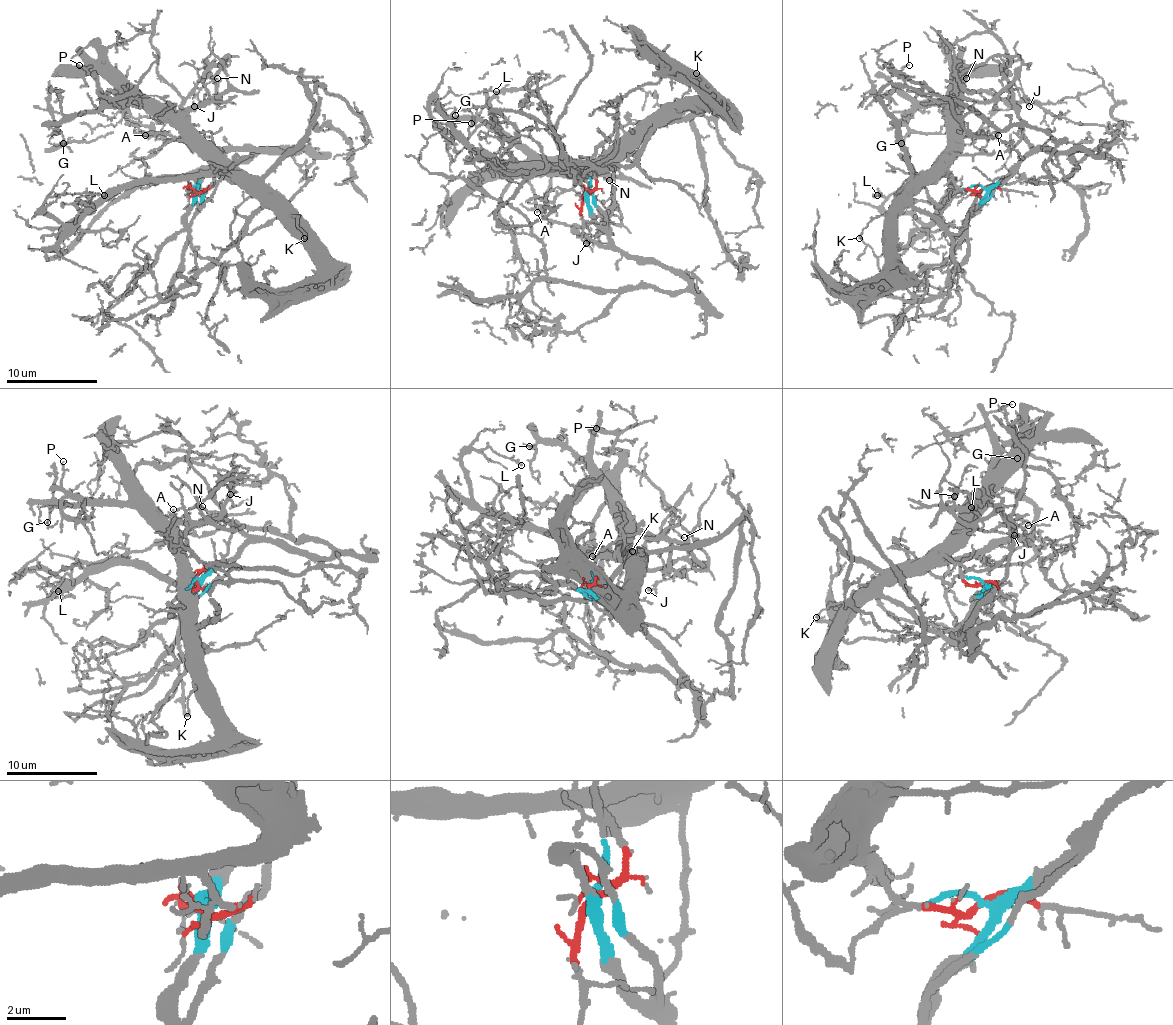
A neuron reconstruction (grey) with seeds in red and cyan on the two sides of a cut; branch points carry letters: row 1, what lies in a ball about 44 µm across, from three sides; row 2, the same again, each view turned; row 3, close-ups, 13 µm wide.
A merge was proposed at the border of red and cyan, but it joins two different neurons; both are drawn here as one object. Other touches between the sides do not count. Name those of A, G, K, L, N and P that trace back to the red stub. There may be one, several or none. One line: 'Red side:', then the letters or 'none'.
Red side: A, G, K, L, N, P

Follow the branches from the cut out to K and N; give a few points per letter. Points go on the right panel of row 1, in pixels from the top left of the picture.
K: (982, 189), (964, 191), (950, 175), (939, 175), (884, 216), (877, 216), (859, 239)
N: (982, 189), (964, 191), (948, 168), (948, 130), (959, 112), (957, 84), (966, 78)

